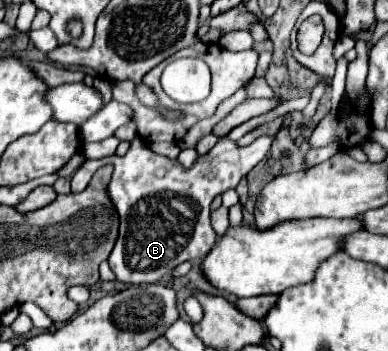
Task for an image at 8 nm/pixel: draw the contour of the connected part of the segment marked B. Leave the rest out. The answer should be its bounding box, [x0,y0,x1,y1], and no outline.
[72,135,274,285]

